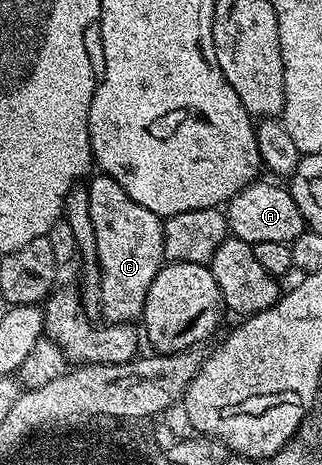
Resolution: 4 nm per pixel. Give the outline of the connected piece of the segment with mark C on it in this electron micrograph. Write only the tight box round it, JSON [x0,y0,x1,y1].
[85,176,165,324]

